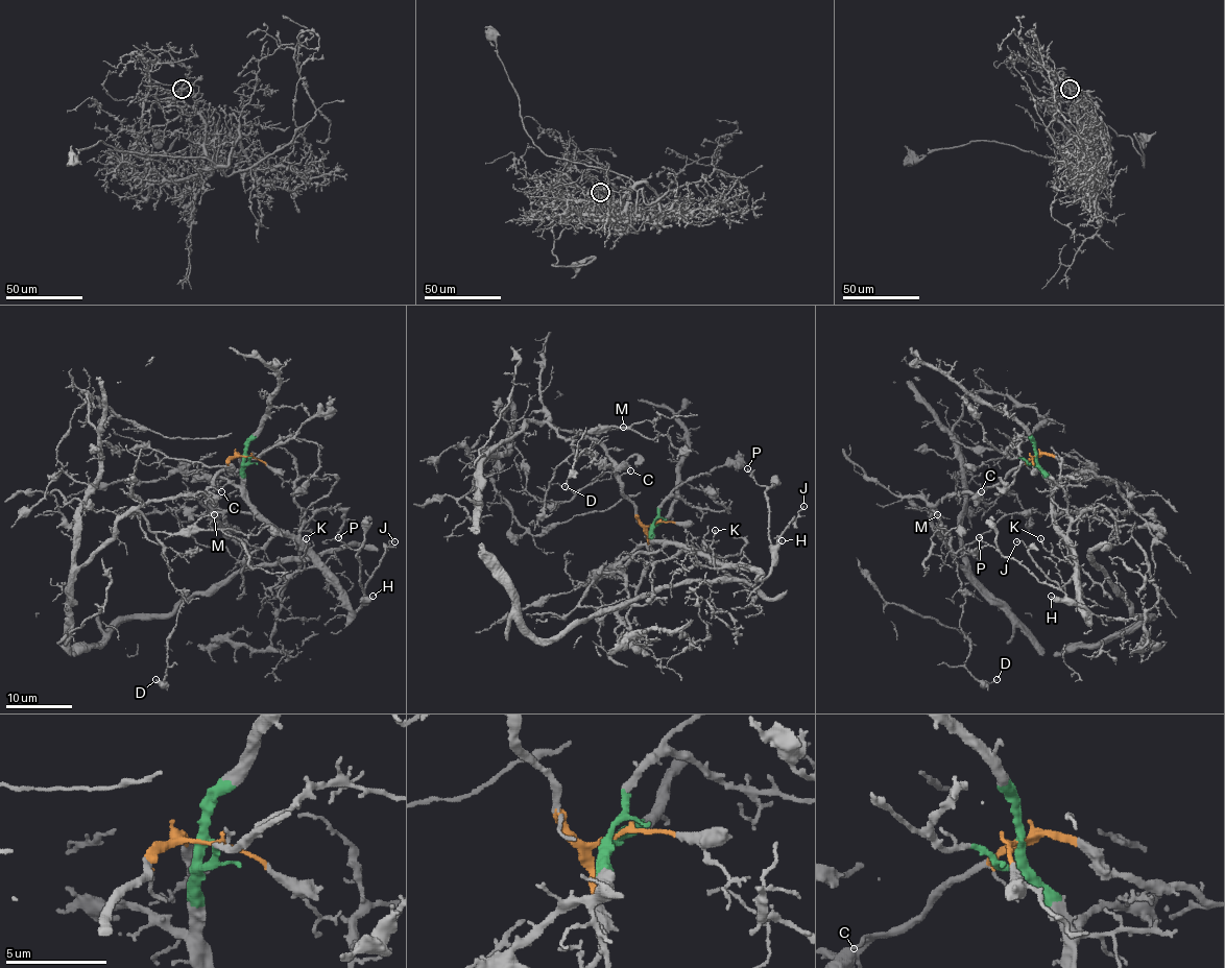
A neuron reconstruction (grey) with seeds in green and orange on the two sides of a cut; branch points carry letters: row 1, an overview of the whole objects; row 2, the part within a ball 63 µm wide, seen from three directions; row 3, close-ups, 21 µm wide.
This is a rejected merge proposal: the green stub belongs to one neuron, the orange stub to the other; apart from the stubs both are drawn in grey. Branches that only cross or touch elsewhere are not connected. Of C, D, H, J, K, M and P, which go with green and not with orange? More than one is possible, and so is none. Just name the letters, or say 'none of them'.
H, J, K, P

